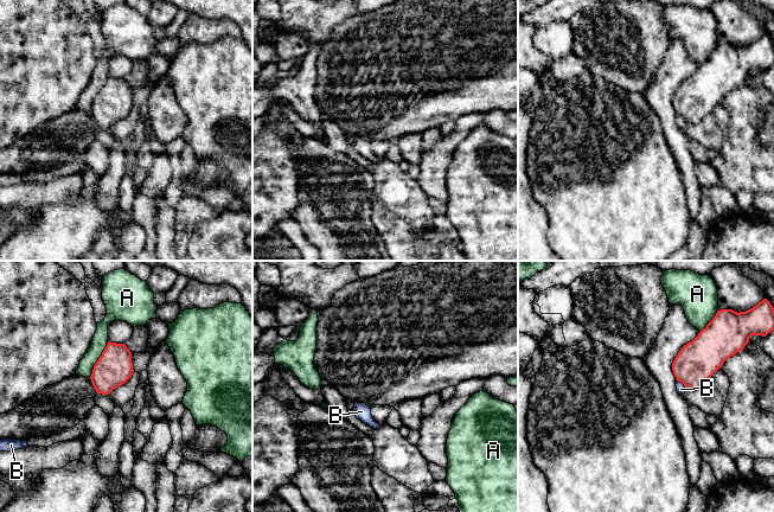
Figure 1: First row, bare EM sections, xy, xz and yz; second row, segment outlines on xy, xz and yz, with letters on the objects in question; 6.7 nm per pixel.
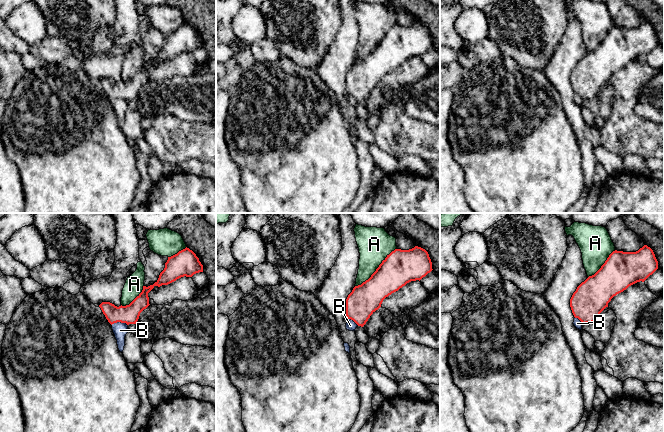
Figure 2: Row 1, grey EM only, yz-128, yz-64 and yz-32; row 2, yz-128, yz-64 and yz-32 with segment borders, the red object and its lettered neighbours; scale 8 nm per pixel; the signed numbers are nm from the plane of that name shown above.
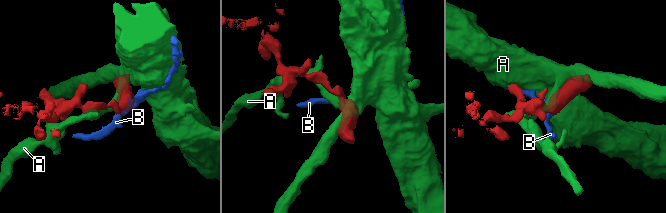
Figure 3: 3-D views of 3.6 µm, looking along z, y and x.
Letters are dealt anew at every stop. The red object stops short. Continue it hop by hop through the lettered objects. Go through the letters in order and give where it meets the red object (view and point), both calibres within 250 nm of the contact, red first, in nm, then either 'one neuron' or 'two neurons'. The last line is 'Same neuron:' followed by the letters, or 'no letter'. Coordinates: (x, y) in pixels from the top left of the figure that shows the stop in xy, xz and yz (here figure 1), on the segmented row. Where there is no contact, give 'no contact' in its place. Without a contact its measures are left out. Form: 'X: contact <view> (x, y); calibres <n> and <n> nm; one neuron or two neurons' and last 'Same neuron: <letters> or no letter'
A: contact xy (98, 359); calibres 240 and 110 nm; two neurons
B: contact yz (682, 382); calibres 280 and 60 nm; two neurons
Same neuron: no letter

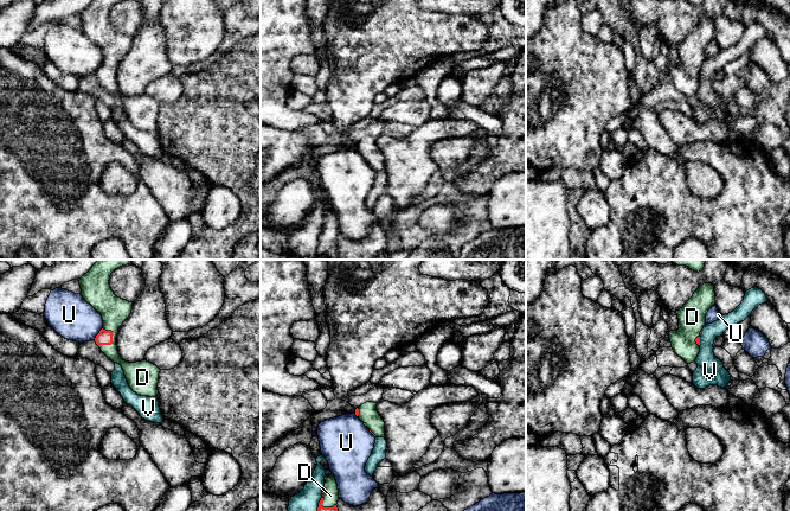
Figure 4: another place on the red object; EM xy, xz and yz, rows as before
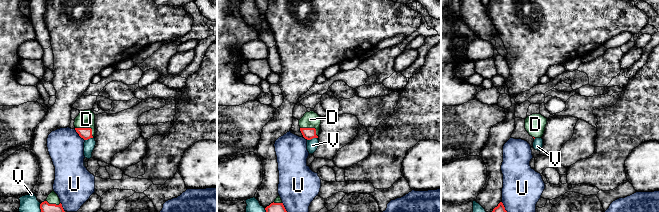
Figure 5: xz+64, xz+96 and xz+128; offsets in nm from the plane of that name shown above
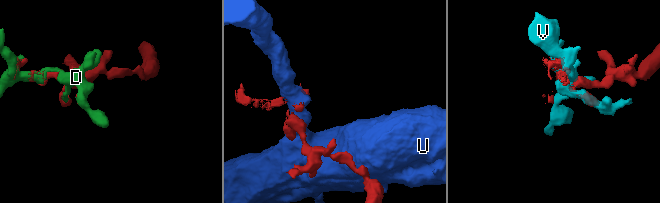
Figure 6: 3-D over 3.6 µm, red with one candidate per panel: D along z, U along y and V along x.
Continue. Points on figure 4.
D: contact xy (111, 343); calibres 100 and 190 nm; one neuron
U: contact xy (98, 333); calibres 100 and 300 nm; two neurons
V: contact xz (319, 504); calibres 40 and 150 nm; two neurons
Same neuron: D

